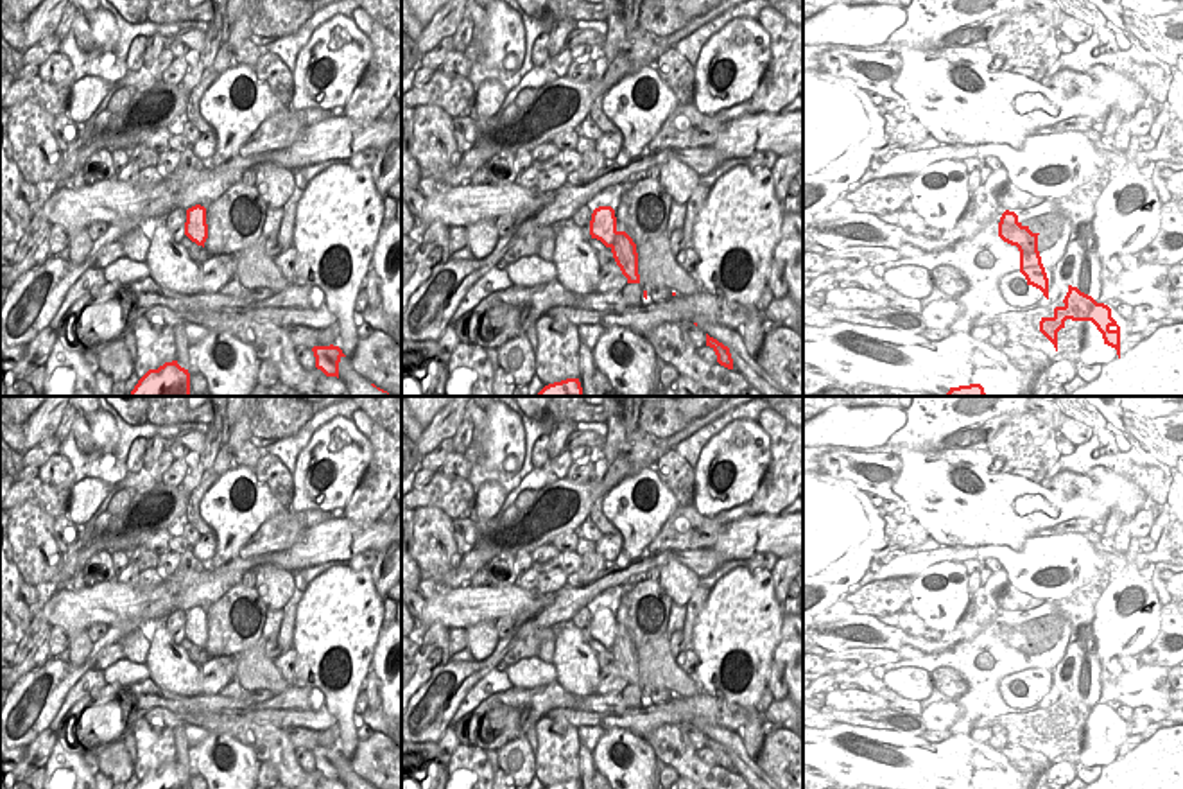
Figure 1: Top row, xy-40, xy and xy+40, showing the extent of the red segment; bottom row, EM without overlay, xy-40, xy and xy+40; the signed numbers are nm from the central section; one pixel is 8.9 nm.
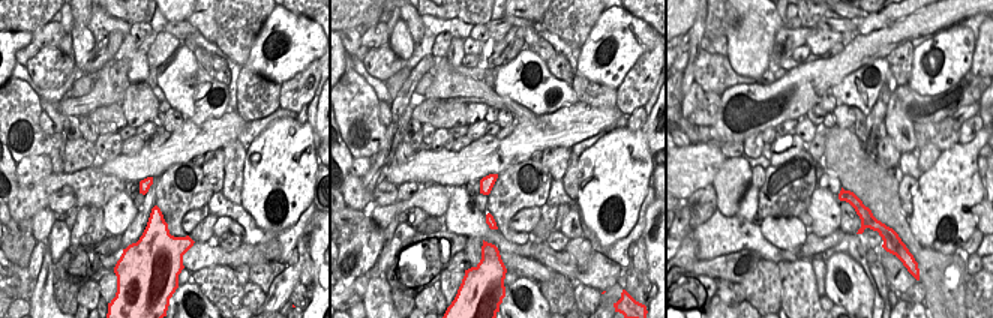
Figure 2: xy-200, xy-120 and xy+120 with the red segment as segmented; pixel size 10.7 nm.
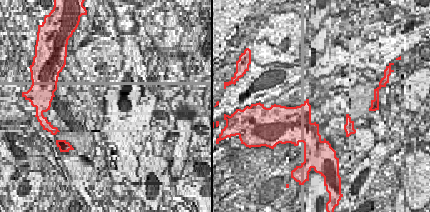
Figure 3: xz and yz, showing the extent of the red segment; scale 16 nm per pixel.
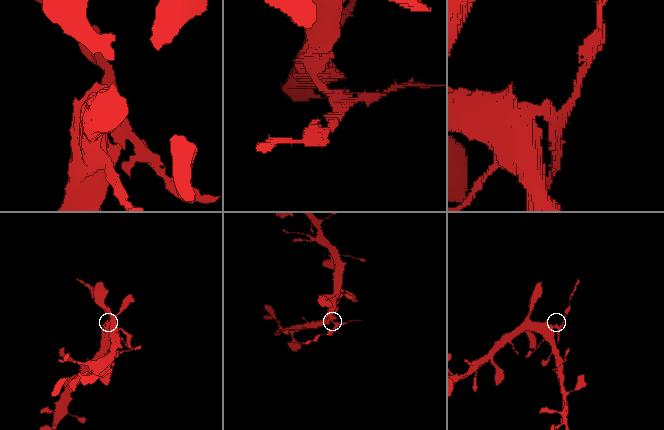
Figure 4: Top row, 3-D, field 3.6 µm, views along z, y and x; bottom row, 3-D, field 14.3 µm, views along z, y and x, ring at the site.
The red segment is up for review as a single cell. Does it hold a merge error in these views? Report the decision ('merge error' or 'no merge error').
merge error

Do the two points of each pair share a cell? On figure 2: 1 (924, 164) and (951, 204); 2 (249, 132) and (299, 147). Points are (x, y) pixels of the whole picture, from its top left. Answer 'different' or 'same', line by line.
1: different
2: different

